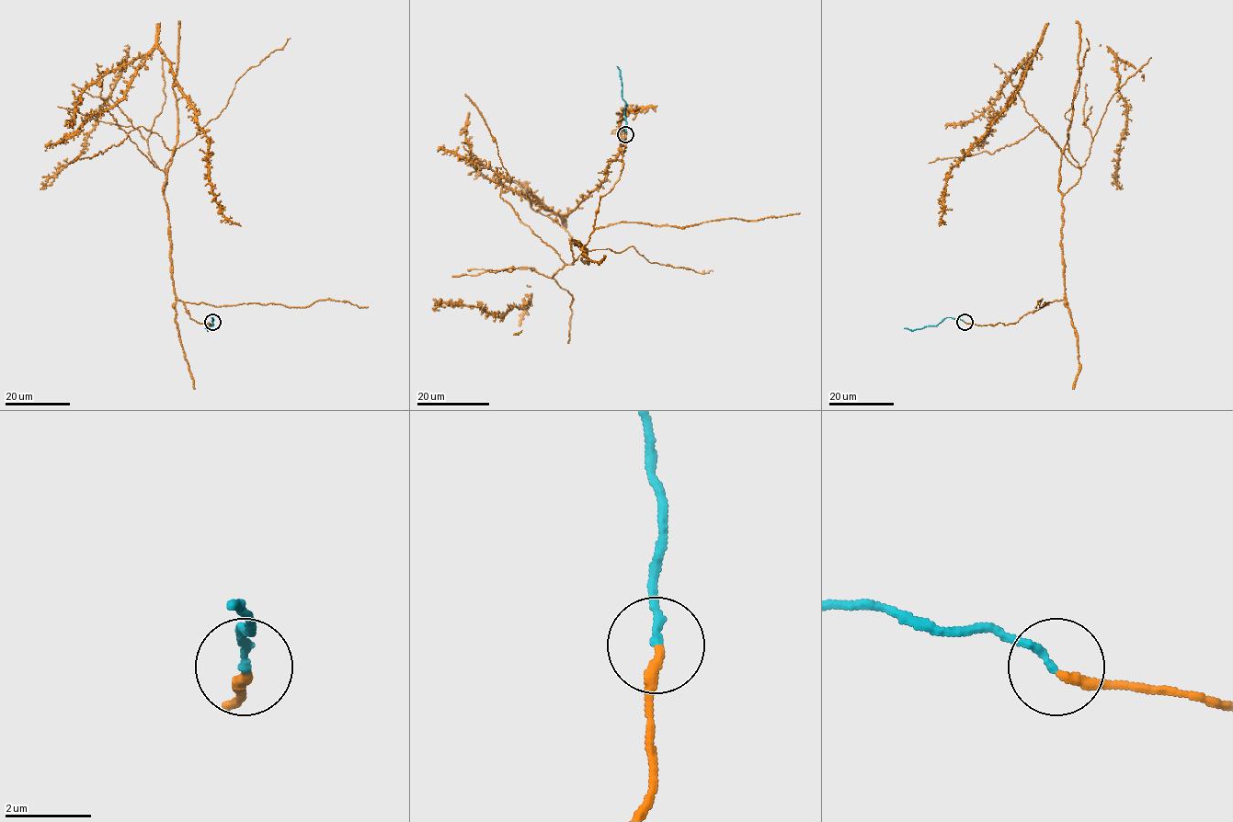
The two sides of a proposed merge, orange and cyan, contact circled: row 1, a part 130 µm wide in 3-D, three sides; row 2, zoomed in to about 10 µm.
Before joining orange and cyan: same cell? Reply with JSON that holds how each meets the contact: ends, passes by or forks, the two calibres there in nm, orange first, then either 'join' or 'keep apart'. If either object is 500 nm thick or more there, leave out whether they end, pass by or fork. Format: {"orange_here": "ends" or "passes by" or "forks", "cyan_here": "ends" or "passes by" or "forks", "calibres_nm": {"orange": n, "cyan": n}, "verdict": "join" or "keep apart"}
{"orange_here": "ends", "cyan_here": "ends", "calibres_nm": {"orange": 240, "cyan": 180}, "verdict": "join"}

